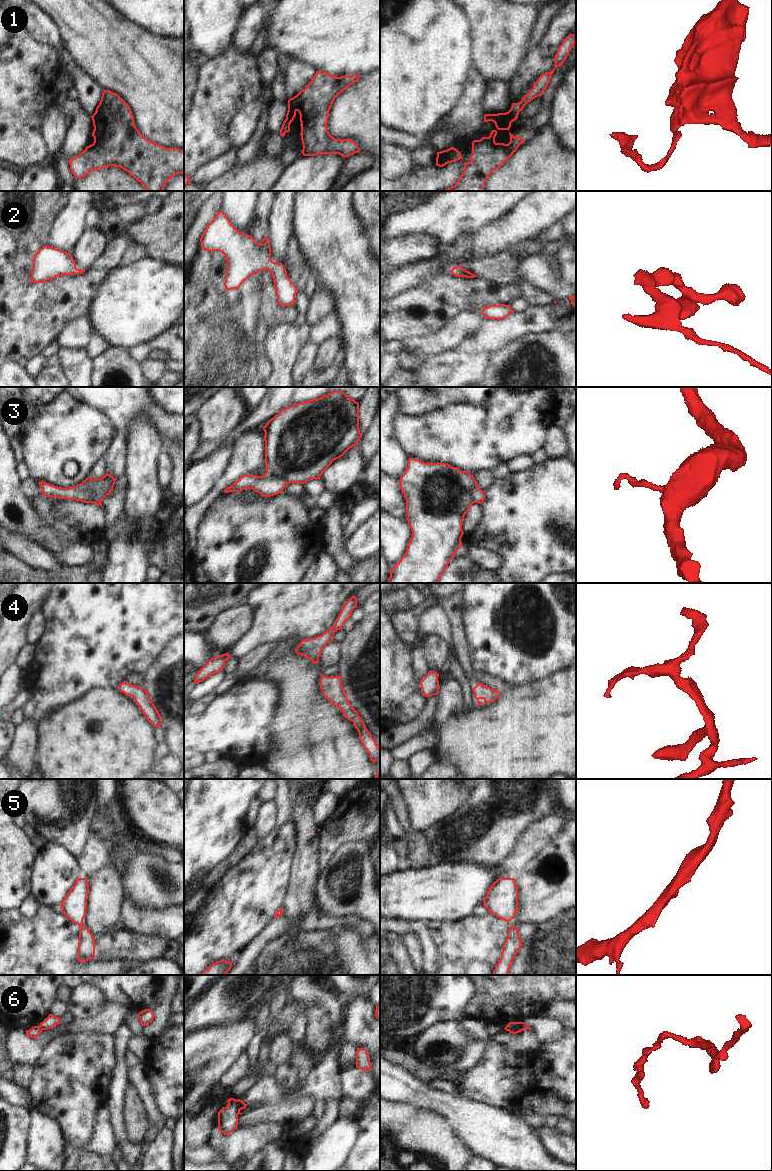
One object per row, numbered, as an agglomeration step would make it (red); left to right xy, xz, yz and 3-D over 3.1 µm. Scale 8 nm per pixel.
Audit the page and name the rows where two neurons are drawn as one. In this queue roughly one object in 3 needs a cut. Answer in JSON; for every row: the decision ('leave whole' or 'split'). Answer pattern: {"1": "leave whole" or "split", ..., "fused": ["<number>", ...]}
{"1": "split", "2": "leave whole", "3": "split", "4": "leave whole", "5": "leave whole", "6": "split", "fused": ["1", "3", "6"]}

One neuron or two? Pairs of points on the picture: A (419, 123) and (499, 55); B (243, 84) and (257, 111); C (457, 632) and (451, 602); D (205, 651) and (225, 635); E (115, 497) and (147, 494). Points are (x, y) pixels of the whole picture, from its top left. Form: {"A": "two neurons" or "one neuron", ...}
{"A": "two neurons", "B": "two neurons", "C": "one neuron", "D": "two neurons", "E": "two neurons"}

